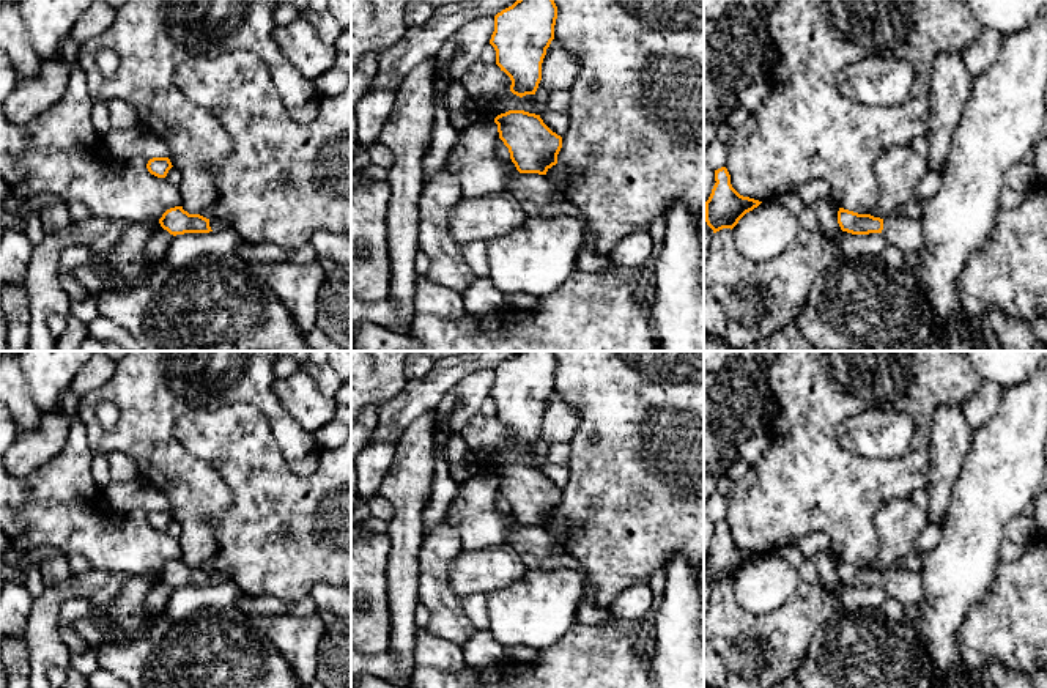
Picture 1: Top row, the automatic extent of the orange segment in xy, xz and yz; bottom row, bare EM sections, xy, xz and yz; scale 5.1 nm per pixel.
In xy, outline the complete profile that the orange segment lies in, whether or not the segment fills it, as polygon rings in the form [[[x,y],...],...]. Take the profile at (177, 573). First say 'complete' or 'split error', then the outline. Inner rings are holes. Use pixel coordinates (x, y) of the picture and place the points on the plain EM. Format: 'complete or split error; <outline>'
split error; [[[183,559],[167,562],[159,571],[159,576],[173,589],[184,586],[209,586],[213,583],[222,583],[230,579],[224,573],[209,573],[200,567],[189,567],[183,562]]]

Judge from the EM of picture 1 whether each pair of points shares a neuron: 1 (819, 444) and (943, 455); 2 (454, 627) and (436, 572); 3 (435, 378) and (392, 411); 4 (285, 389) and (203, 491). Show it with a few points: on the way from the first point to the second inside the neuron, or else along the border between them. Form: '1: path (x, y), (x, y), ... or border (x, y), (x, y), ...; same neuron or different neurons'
1: border (934, 417), (928, 484), (924, 487); different neurons
2: path (446, 613), (443, 602), (436, 595), (436, 586); same neuron
3: path (424, 389), (403, 408); same neuron
4: border (276, 378), (273, 386), (276, 397), (303, 427); different neurons

